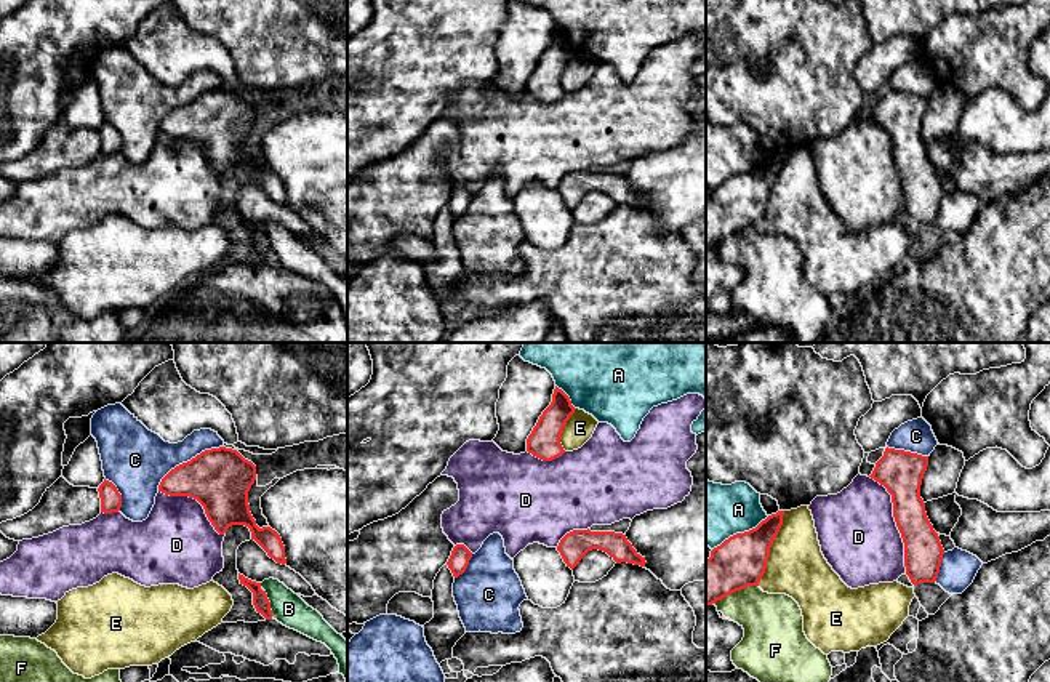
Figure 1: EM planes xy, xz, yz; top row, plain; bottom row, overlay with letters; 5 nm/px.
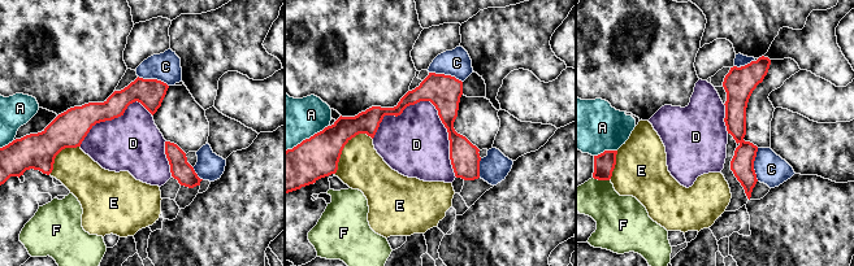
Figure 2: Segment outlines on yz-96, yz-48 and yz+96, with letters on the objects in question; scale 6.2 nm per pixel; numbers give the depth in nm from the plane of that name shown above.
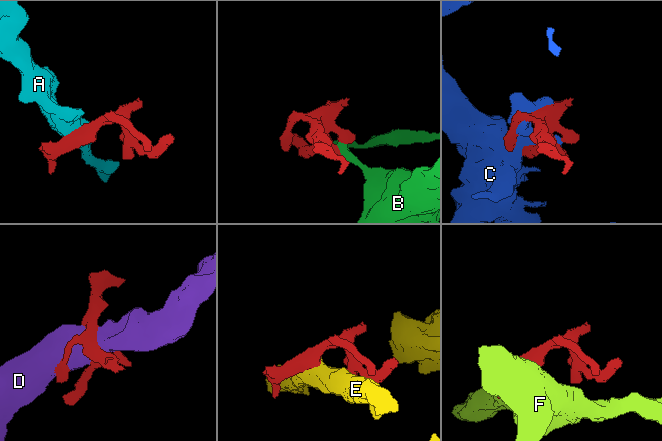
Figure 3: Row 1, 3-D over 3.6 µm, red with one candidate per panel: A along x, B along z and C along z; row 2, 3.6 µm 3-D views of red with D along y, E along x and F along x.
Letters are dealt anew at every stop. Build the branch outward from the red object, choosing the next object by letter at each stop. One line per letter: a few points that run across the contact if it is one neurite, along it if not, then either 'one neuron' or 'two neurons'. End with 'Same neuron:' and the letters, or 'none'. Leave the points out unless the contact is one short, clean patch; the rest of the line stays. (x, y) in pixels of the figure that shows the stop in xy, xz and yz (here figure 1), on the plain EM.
A: line yz (769, 157), (754, 168), (730, 176), (713, 191); two neurons
B: line xy (264, 231), (272, 258); two neurons
C: two neurons
D: two neurons
E: two neurons
F: two neurons
Same neuron: none

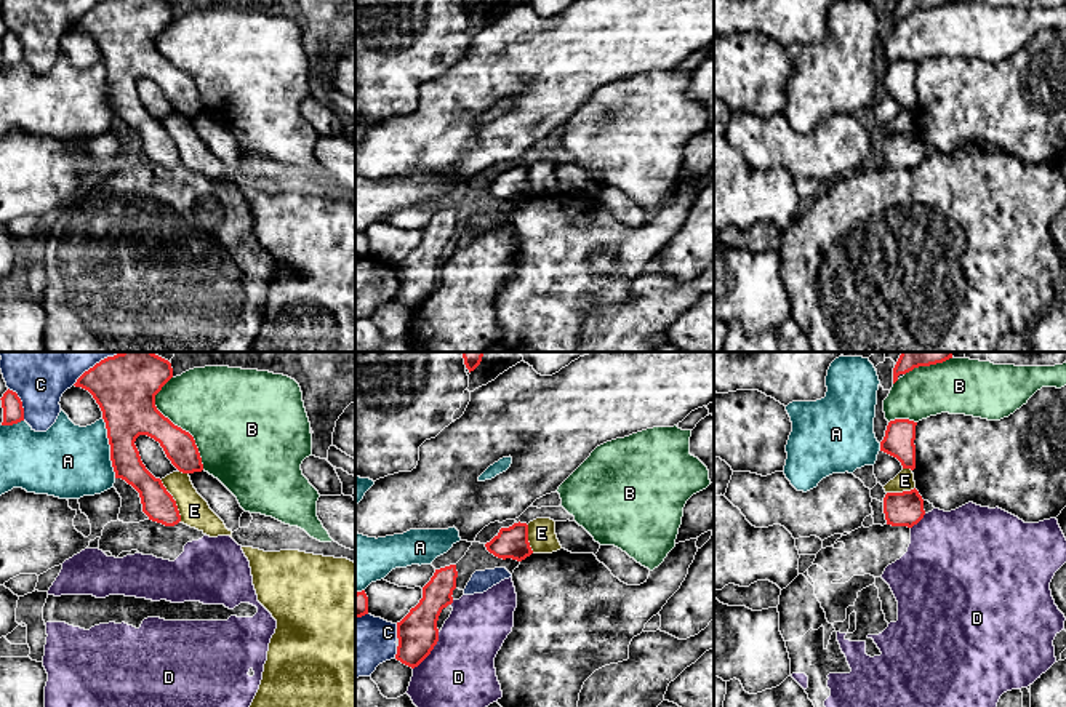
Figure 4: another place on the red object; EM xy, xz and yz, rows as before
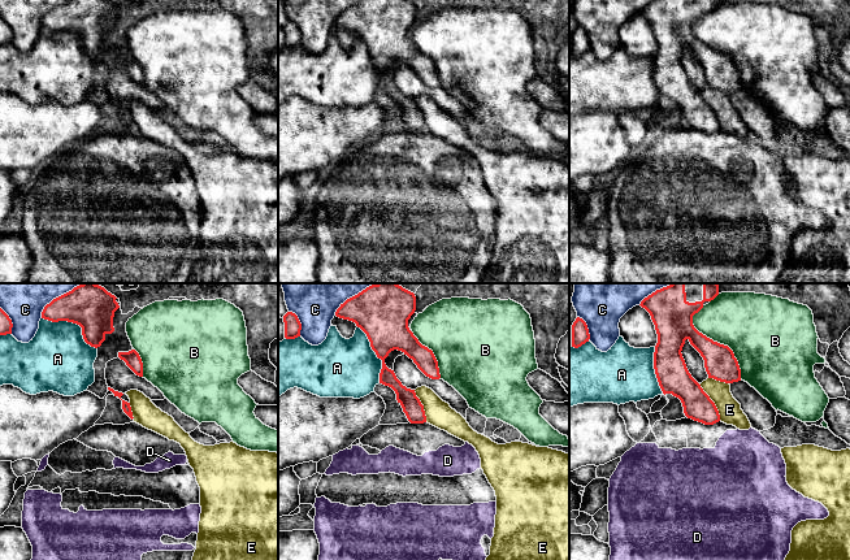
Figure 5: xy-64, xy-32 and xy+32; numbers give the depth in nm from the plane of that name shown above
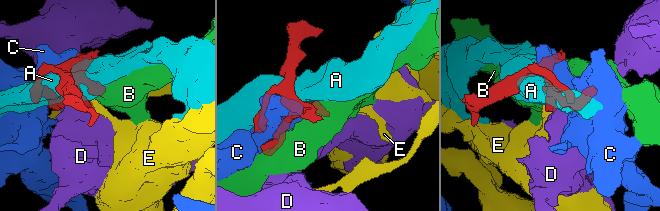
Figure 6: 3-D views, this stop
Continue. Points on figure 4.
A: two neurons
B: two neurons
C: two neurons
D: two neurons
E: line xy (160, 122), (175, 143), (181, 162); two neurons
Same neuron: none

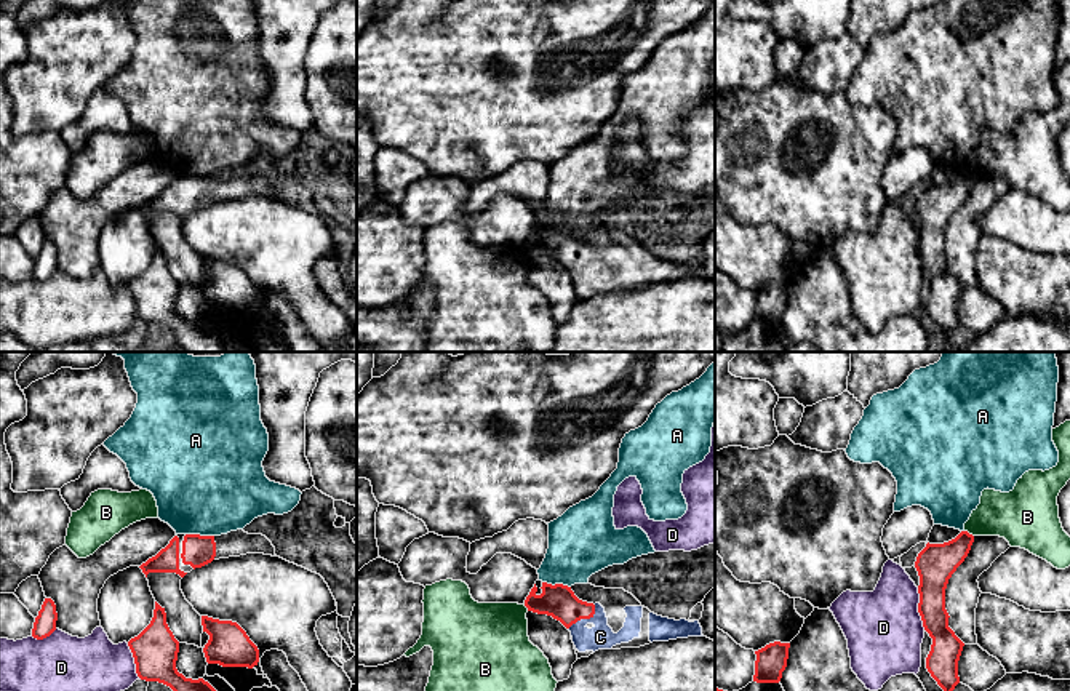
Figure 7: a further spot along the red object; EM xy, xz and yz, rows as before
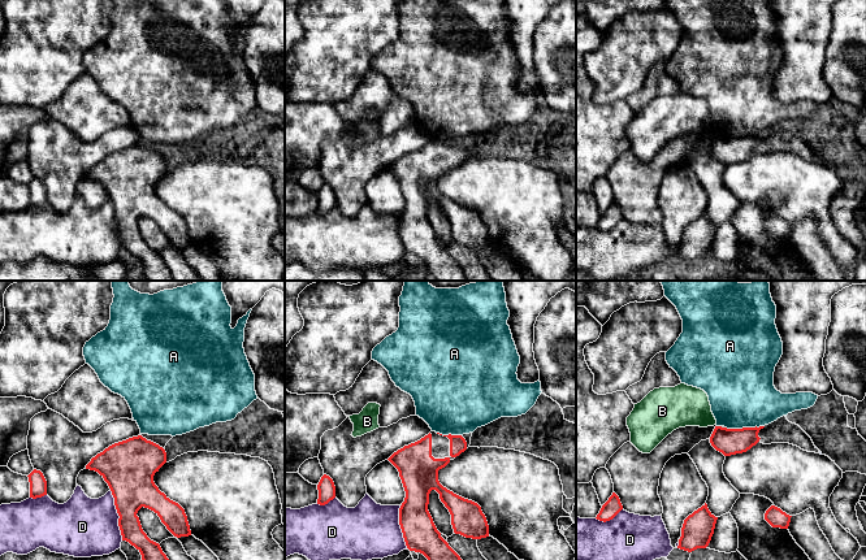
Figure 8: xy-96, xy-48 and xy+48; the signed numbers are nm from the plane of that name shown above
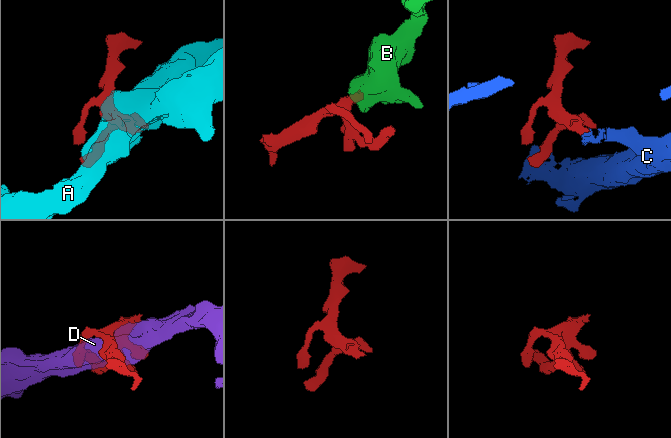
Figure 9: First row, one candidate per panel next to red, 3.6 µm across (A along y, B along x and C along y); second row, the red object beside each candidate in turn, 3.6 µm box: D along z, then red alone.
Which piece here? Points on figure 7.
A: line xy (186, 175), (213, 178); two neurons
B: line yz (965, 171), (973, 178); two neurons
C: line xz (558, 242), (574, 256), (584, 259), (600, 267), (600, 279); one neuron
D: two neurons
Same neuron: C

